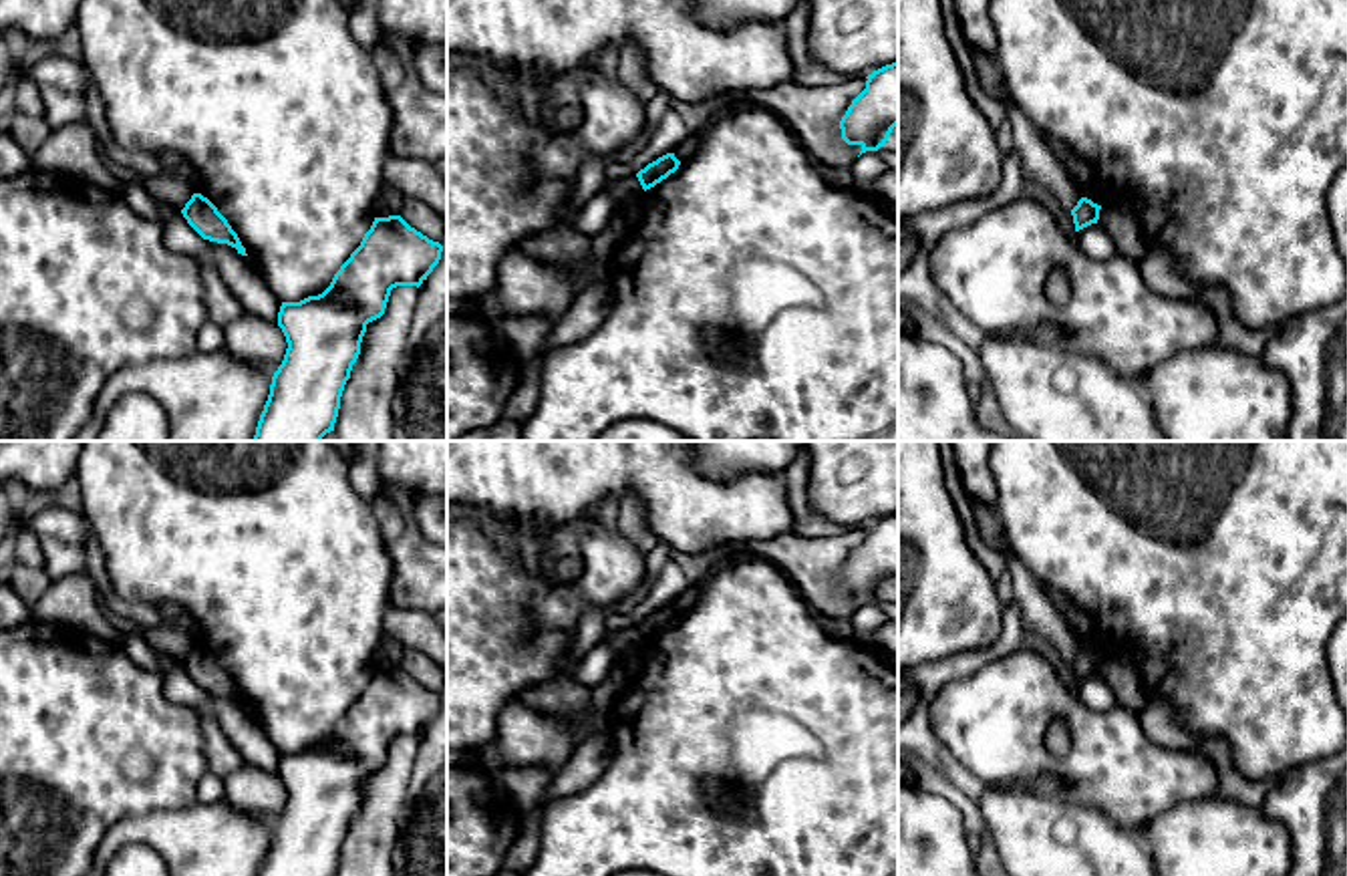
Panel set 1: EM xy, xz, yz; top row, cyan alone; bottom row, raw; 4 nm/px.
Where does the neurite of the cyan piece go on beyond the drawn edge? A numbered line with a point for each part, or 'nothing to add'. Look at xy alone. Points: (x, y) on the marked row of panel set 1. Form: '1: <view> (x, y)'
nothing to add

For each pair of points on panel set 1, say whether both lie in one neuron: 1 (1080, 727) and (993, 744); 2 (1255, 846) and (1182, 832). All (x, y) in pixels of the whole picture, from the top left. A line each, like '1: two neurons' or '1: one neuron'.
1: one neuron
2: one neuron

